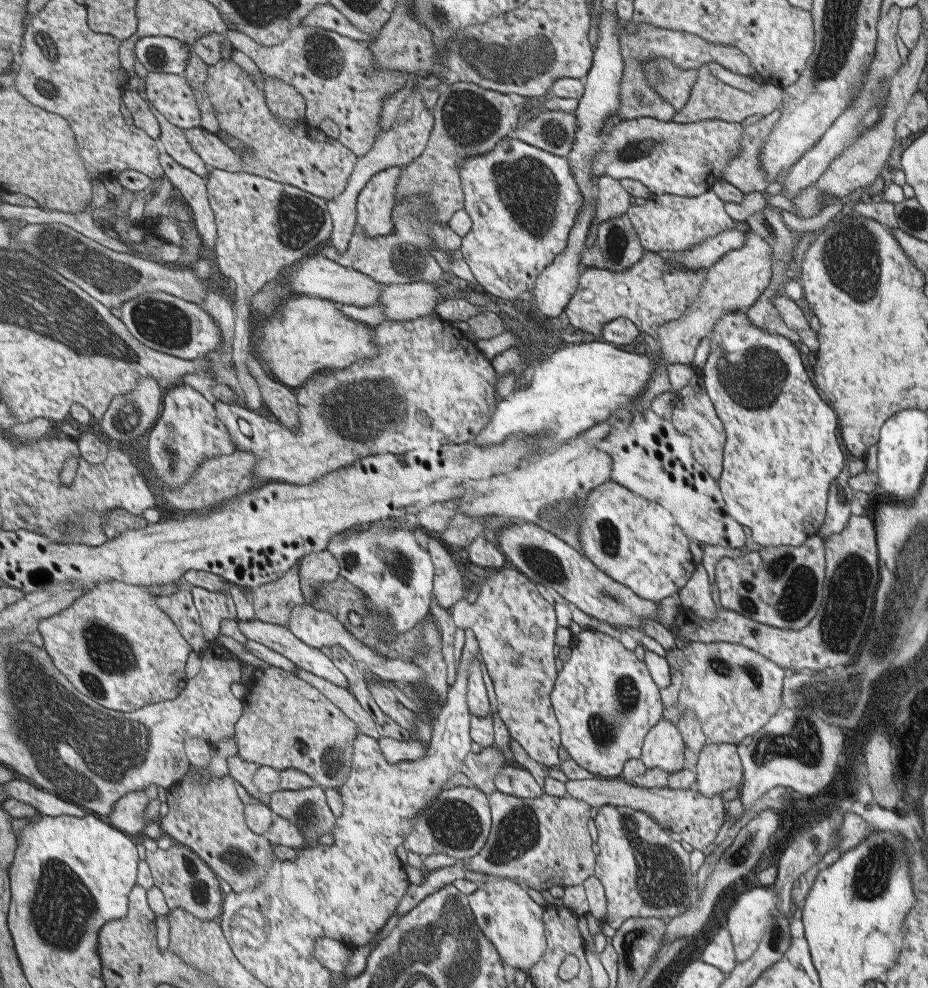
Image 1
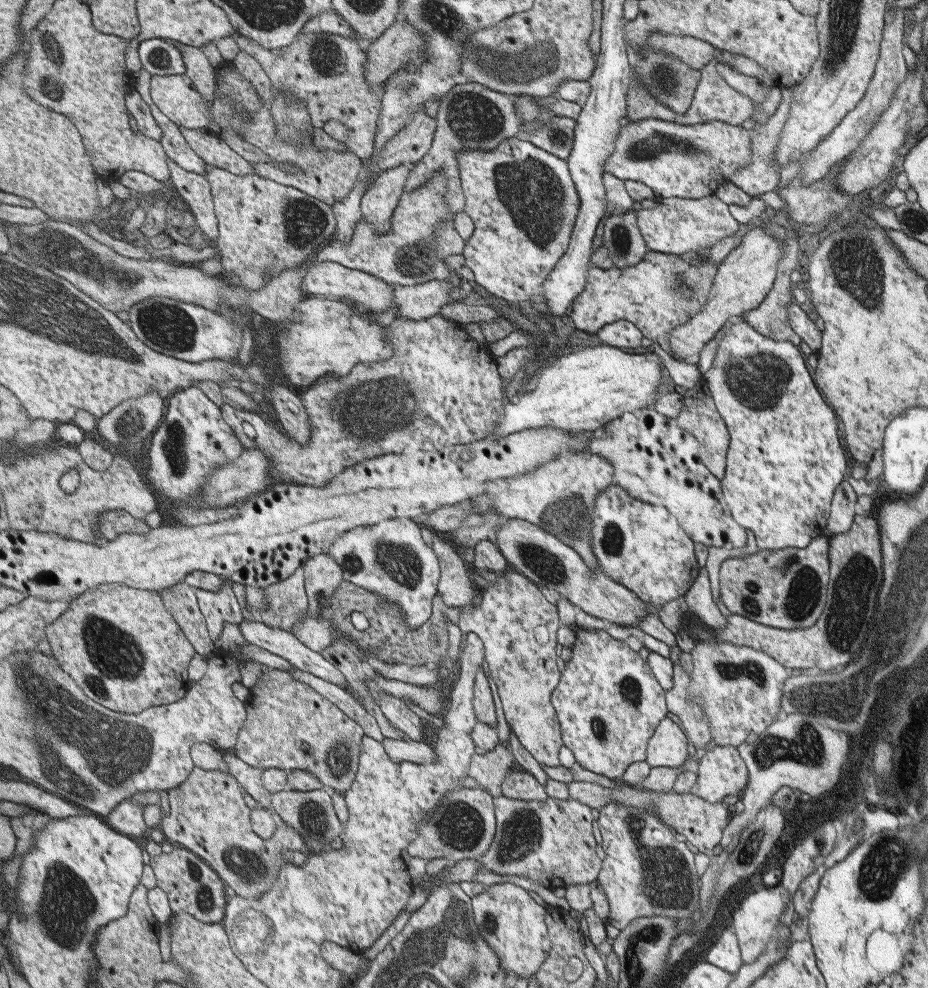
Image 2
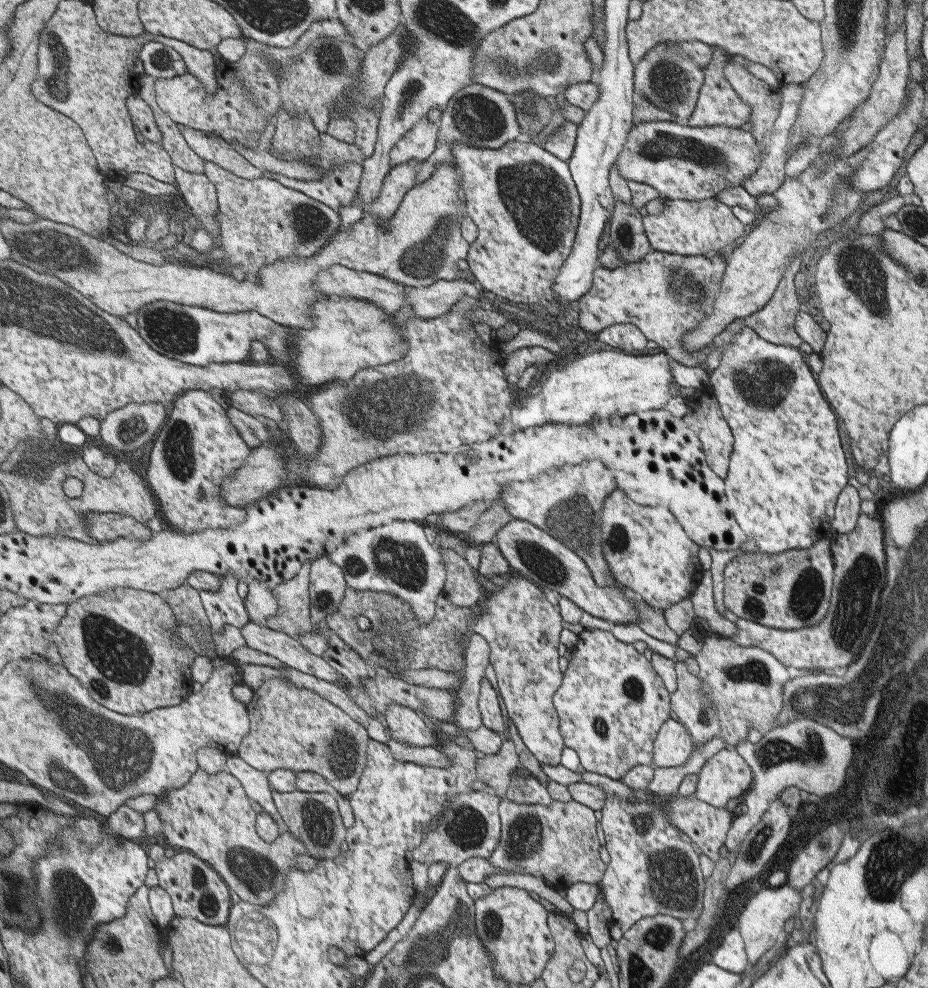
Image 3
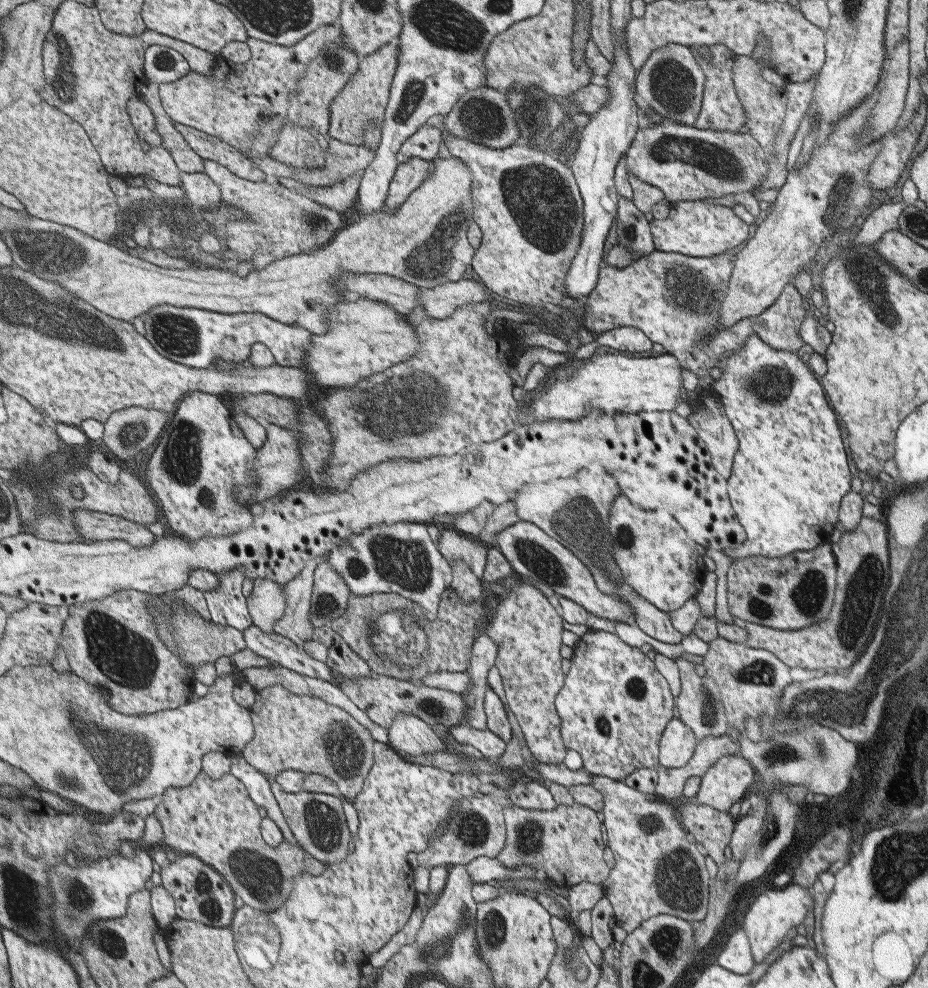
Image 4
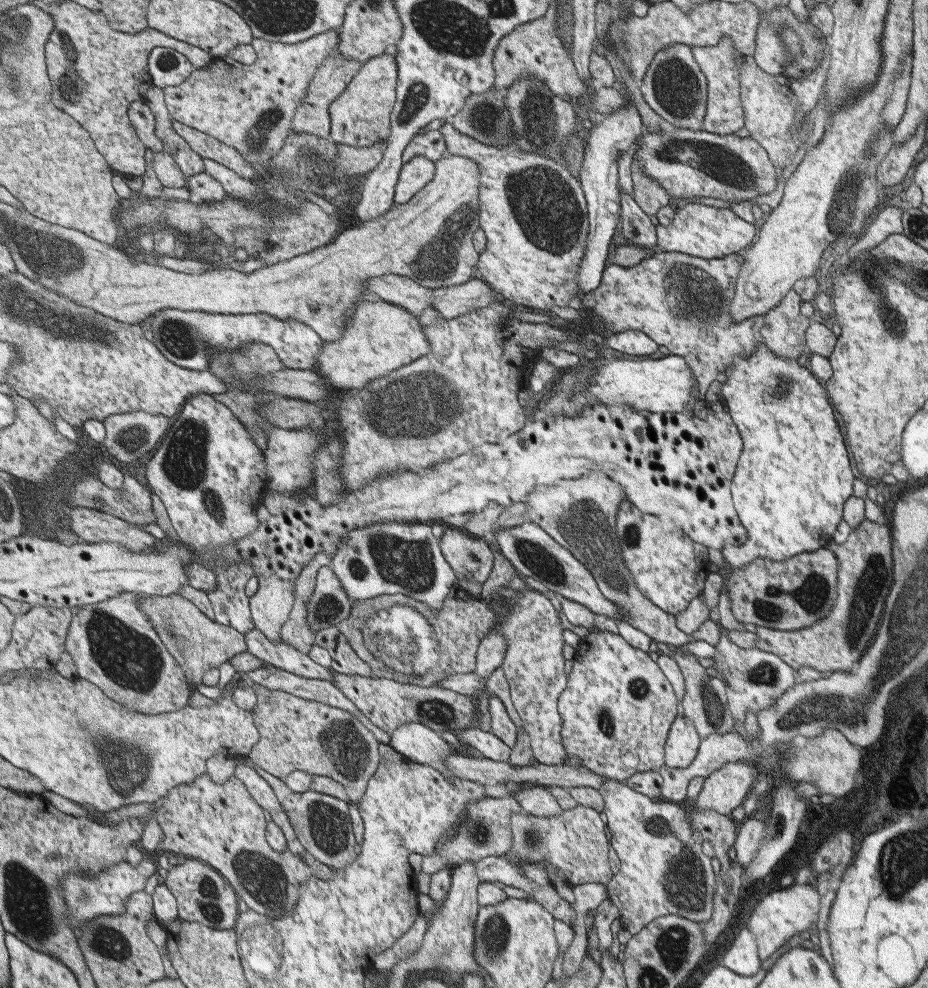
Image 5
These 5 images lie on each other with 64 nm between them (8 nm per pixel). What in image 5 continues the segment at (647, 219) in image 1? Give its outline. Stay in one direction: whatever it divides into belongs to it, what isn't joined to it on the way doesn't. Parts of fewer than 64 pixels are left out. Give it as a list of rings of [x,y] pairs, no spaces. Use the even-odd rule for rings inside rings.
[[[686,203],[686,207],[676,209],[674,217],[668,226],[658,223],[656,236],[658,236],[655,252],[685,252],[688,256],[697,256],[704,259],[722,258],[737,253],[748,244],[754,243],[756,228],[752,223],[736,215],[729,207]]]

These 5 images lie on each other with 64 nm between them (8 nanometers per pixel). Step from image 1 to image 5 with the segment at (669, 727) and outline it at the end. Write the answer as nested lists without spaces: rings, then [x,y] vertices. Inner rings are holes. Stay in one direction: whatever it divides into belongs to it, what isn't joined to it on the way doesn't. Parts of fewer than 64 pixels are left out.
[[[678,716],[672,722],[666,743],[664,743],[665,766],[674,769],[688,767],[698,754],[700,743],[694,722],[684,716]]]

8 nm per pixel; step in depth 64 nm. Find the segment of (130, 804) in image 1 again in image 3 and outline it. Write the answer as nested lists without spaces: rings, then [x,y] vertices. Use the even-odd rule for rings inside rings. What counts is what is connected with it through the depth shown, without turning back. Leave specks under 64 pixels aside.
[[[130,803],[120,807],[108,818],[106,829],[114,835],[126,839],[142,838],[147,835],[145,814],[132,808]]]

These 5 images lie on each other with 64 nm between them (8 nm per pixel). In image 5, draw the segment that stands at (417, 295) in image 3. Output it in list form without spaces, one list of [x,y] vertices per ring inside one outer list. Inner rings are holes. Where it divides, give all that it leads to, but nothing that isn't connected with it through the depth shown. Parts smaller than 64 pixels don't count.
[[[470,278],[463,284],[432,289],[434,305],[442,318],[456,318],[466,312],[482,309],[492,302],[498,302],[488,284],[482,279]]]

